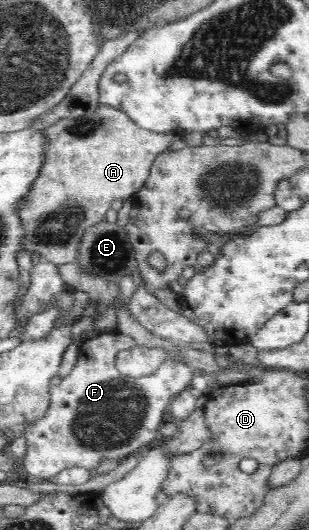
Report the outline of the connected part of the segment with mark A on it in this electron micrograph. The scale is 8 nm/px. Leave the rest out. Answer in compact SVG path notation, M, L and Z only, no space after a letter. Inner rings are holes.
M101 106L81 118L61 118L44 129L47 144L43 147L43 164L29 192L21 199L16 212L22 220L24 237L22 250L38 260L55 264L71 264L79 257L79 244L84 231L105 221L107 210L131 198L144 186L150 175L151 165L169 145L180 139L179 132L151 132L139 128L127 114L118 108Z

